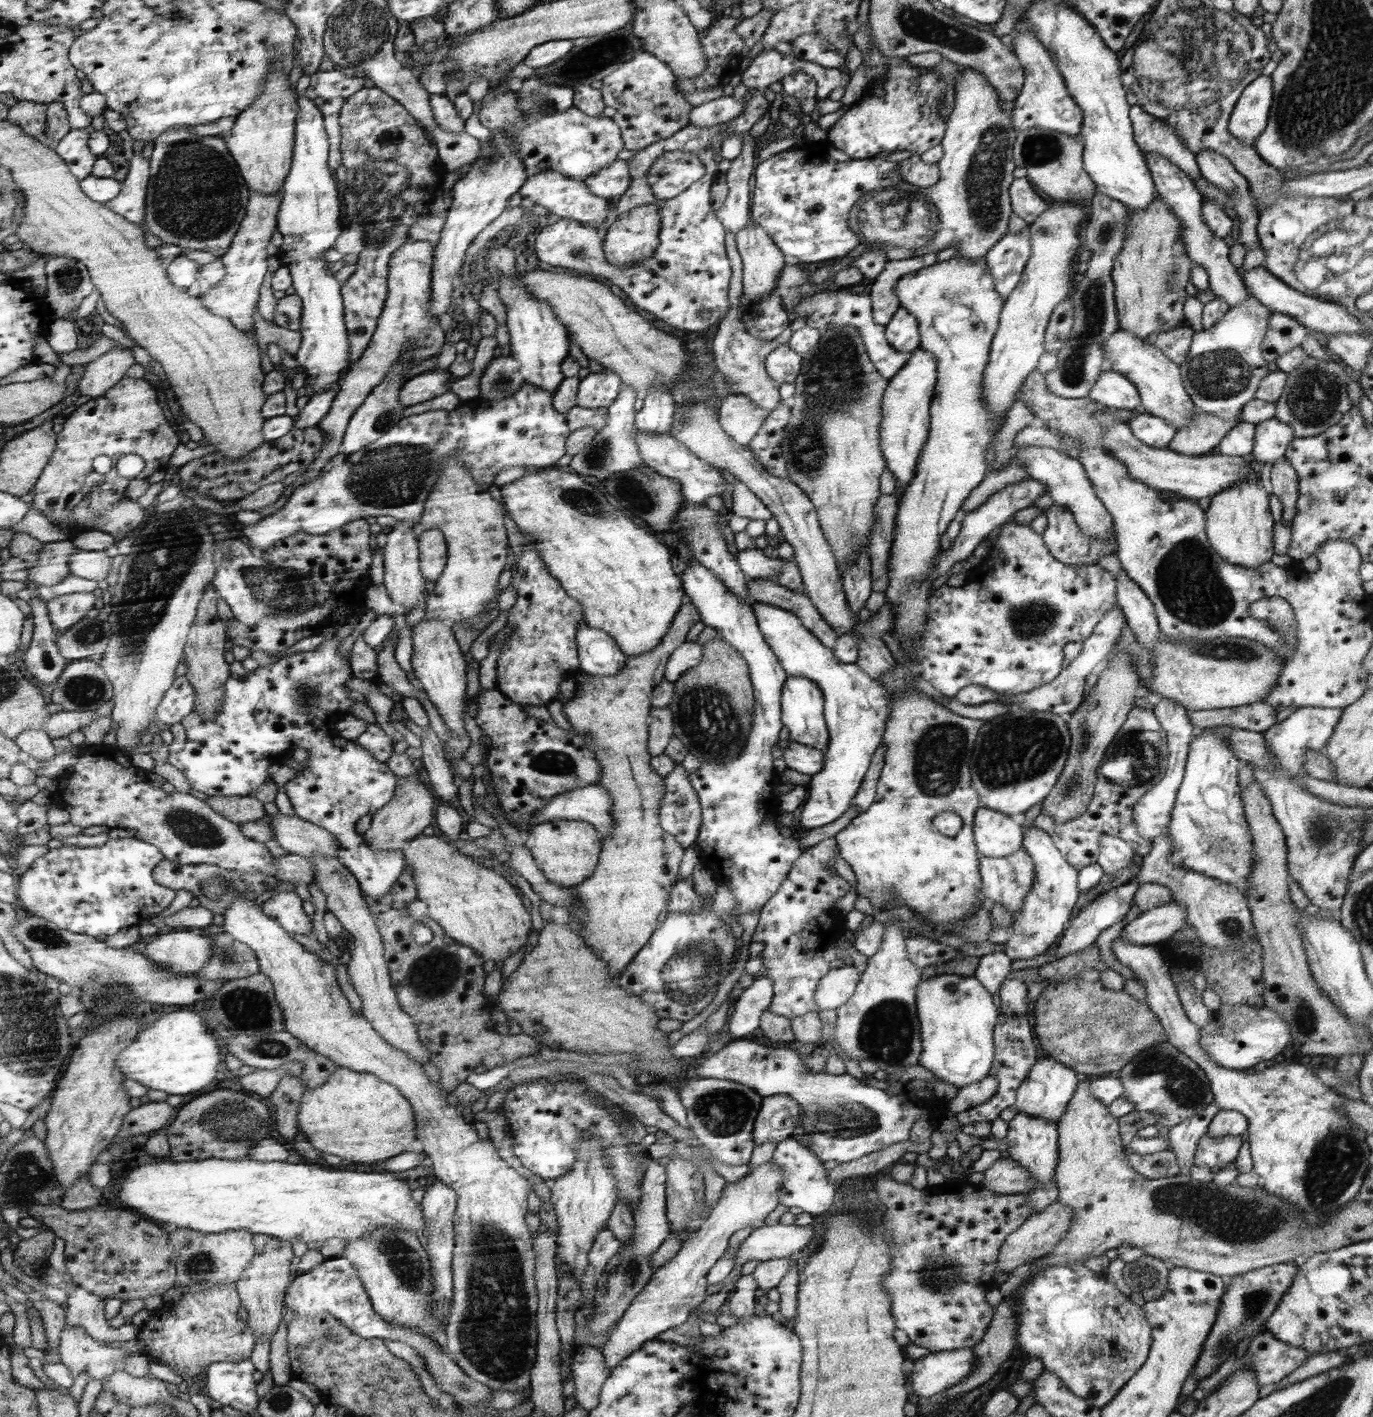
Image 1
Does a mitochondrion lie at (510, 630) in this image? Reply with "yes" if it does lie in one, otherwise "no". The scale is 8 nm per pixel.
no

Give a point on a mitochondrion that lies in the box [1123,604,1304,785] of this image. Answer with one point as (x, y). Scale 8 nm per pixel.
(1233, 651)

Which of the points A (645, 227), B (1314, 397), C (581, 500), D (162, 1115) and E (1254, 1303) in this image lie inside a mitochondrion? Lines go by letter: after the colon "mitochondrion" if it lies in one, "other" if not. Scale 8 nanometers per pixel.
A: other
B: mitochondrion
C: mitochondrion
D: other
E: mitochondrion

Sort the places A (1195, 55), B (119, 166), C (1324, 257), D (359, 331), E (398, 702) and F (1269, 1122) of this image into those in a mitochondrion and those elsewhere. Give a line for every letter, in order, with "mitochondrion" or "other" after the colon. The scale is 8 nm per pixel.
A: mitochondrion
B: other
C: mitochondrion
D: other
E: other
F: other

